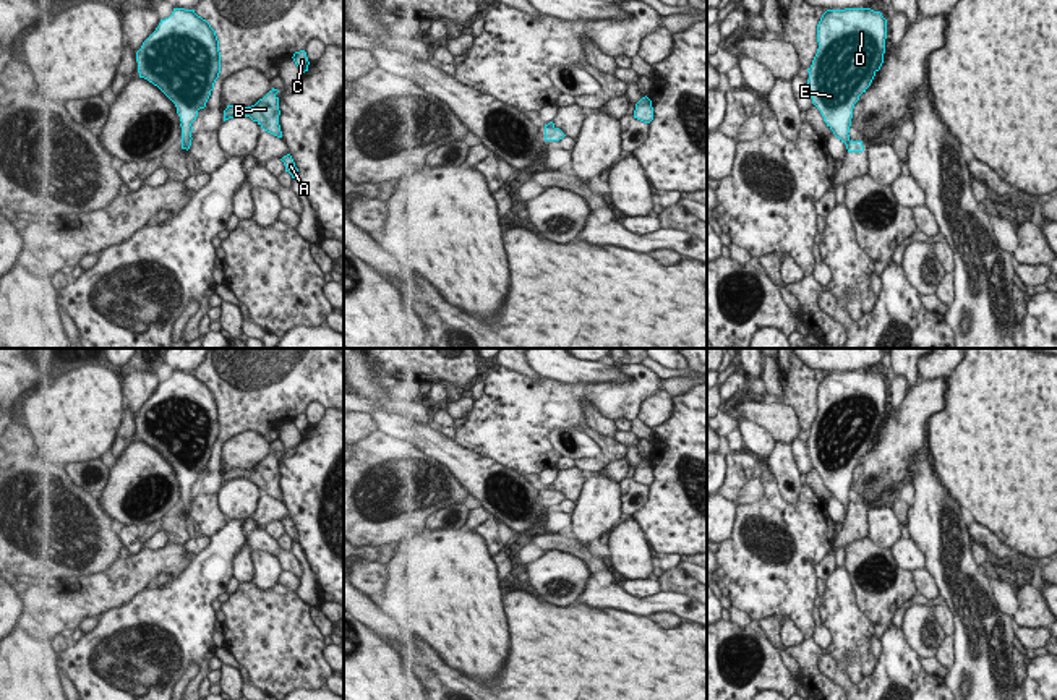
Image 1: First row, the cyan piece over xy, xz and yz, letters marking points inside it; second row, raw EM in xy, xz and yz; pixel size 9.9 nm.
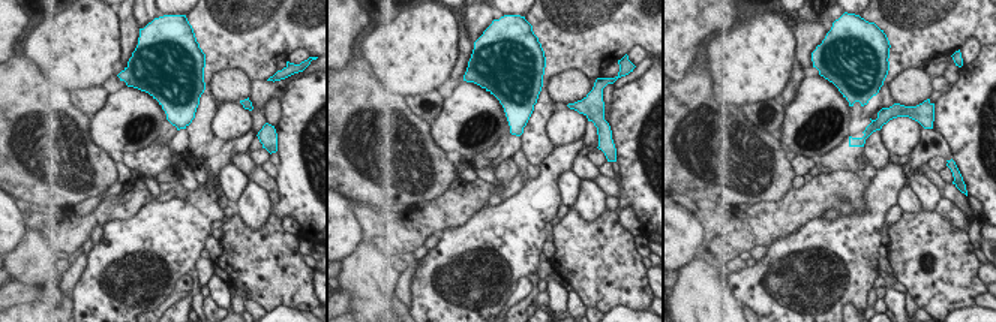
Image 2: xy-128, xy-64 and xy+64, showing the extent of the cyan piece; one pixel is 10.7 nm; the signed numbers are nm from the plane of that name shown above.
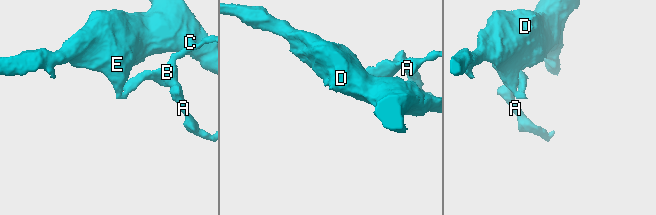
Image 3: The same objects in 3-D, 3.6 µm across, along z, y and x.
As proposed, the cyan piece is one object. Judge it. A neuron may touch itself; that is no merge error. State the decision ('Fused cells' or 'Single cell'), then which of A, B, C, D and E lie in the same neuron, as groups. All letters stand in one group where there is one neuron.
Fused cells. Groups: A B C / D E

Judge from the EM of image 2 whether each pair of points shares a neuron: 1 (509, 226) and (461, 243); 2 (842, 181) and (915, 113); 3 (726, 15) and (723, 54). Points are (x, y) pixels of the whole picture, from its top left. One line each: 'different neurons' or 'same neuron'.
1: same neuron
2: different neurons
3: different neurons

